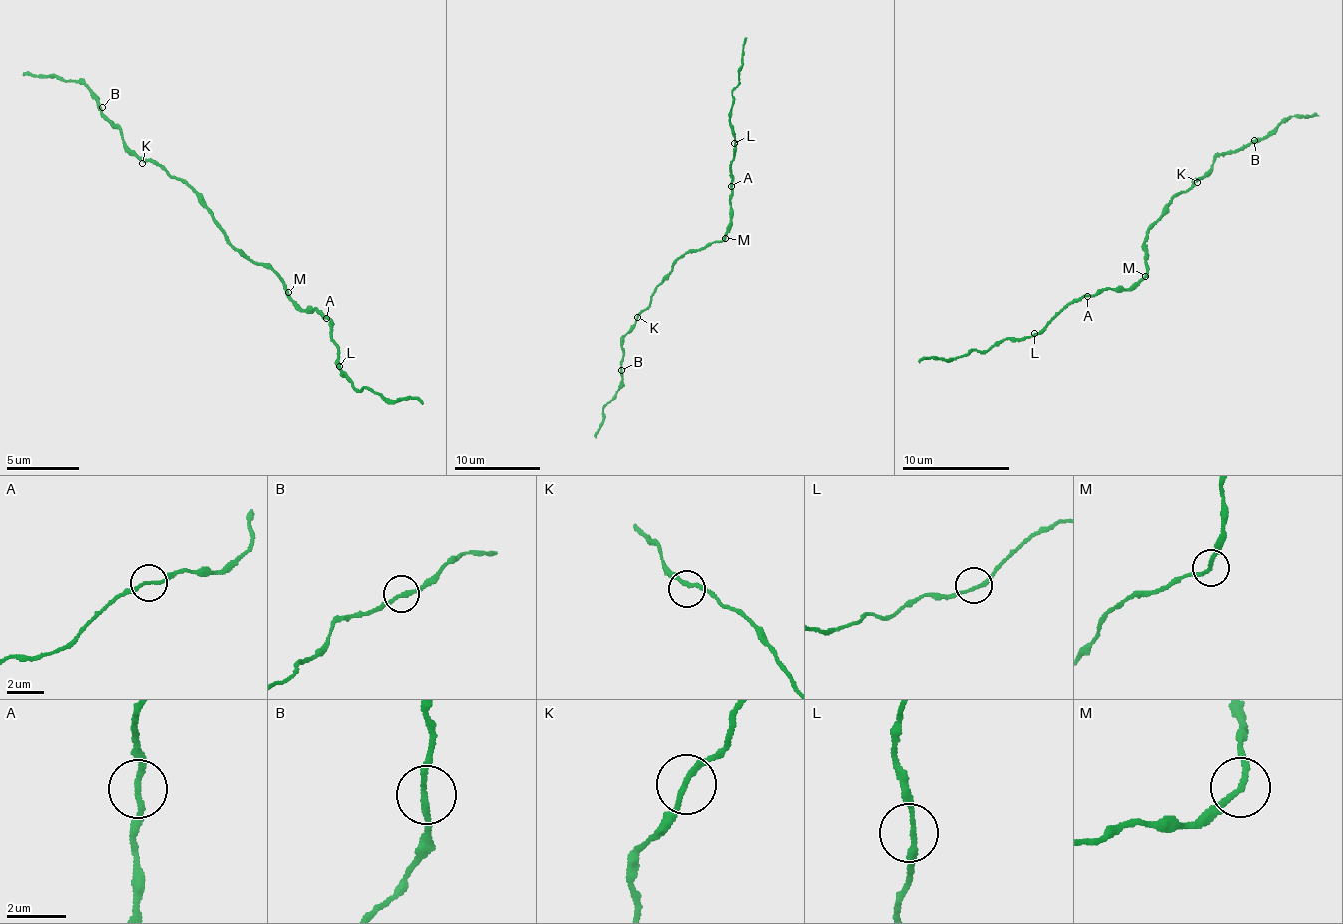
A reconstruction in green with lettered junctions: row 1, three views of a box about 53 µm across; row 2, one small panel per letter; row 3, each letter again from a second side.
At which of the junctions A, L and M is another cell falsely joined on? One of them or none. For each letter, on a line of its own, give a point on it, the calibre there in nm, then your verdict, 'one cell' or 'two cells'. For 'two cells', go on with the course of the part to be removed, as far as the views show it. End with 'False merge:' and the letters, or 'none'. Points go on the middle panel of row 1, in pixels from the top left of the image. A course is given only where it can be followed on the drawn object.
A: place (731, 186); calibre 180 nm; one cell
L: place (734, 143); calibre 180 nm; one cell
M: place (725, 238); calibre 180 nm; one cell
False merge: none

